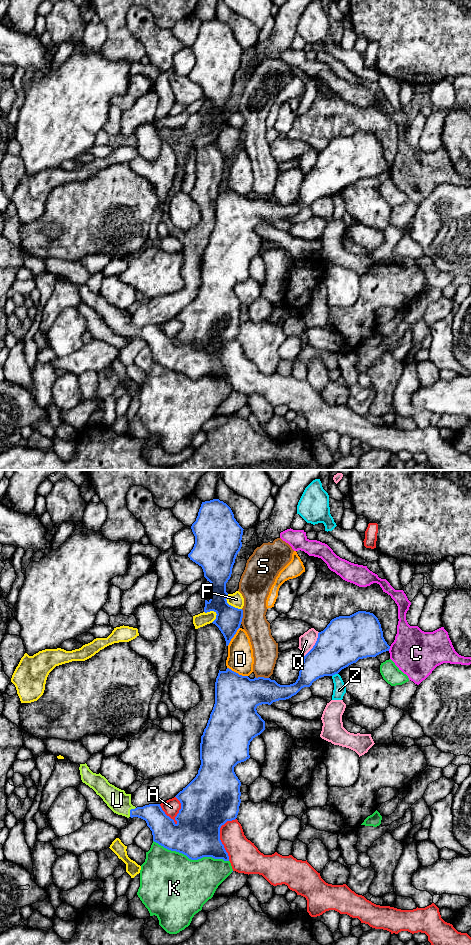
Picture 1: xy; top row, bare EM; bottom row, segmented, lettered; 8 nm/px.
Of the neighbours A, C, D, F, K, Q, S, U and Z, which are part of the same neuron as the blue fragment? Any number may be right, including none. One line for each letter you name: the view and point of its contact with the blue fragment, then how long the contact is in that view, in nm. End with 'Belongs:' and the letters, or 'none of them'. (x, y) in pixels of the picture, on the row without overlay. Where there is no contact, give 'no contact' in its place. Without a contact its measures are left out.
U: contact xy (130, 331); length 90 nm
Belongs: U

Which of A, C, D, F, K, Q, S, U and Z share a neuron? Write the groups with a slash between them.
A / C / D / F / K / Q / S / U / Z

